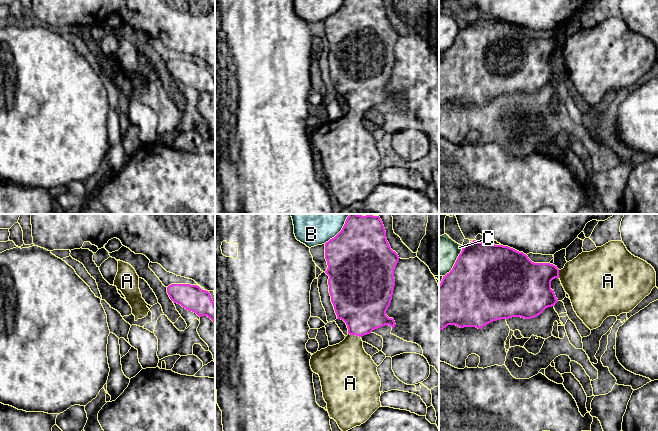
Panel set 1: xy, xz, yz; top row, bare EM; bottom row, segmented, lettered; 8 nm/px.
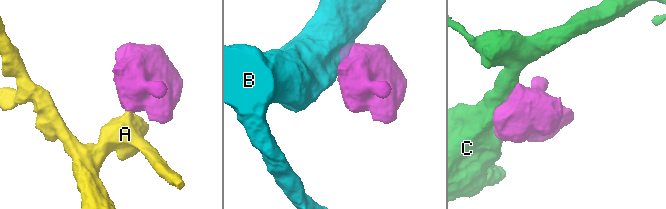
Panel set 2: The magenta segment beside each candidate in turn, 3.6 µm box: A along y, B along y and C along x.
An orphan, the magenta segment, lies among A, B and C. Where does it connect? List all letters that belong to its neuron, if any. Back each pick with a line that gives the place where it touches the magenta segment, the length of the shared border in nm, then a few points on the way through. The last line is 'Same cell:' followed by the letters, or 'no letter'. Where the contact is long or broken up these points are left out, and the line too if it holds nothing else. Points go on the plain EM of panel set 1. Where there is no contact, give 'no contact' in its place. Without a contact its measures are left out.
A: xz (354, 110) | 110 nm | across xz (362, 80), (361, 96), (354, 110), (346, 140)
Same cell: A

